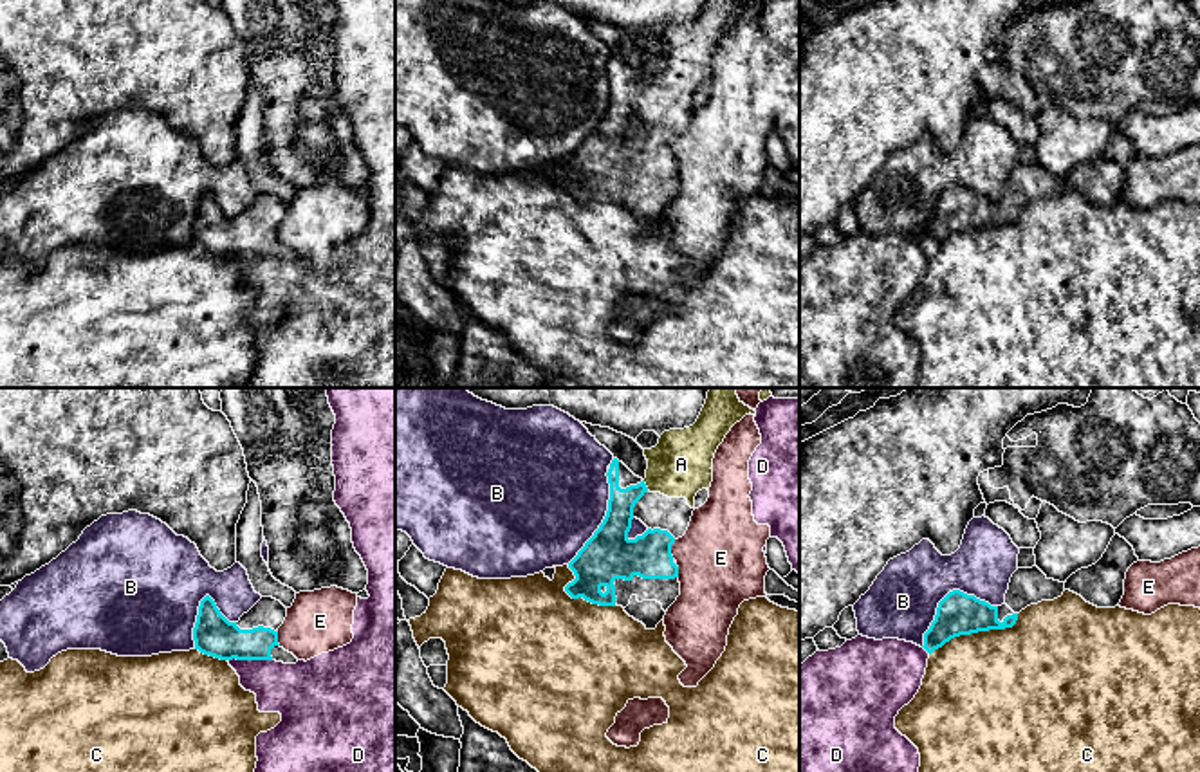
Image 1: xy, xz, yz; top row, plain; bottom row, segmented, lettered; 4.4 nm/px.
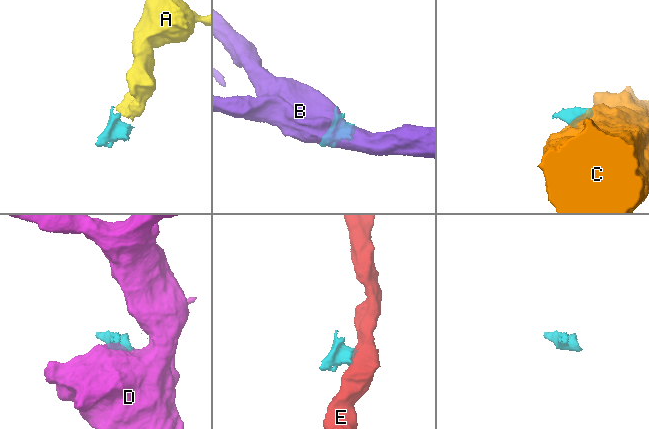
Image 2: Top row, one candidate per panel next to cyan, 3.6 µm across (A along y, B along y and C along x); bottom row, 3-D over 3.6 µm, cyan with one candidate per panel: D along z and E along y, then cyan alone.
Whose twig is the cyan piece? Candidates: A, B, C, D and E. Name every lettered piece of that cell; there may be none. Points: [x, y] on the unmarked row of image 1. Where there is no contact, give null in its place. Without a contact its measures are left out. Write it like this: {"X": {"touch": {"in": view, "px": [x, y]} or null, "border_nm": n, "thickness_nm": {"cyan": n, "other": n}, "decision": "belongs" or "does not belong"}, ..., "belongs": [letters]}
{"A": {"touch": {"in": "xz", "px": [645, 82]}, "border_nm": 50, "thickness_nm": {"cyan": 130, "other": 280}, "decision": "belongs"}, "B": {"touch": {"in": "yz", "px": [946, 192]}, "border_nm": 400, "thickness_nm": {"cyan": 190, "other": 320}, "decision": "does not belong"}, "C": {"touch": {"in": "yz", "px": [977, 228]}, "border_nm": 440, "thickness_nm": {"cyan": 190, "other": 500}, "decision": "does not belong"}, "D": {"touch": {"in": "xy", "px": [249, 255]}, "border_nm": 200, "thickness_nm": {"cyan": 180, "other": 240}, "decision": "does not belong"}, "E": {"touch": {"in": "xz", "px": [670, 145]}, "border_nm": 90, "thickness_nm": {"cyan": 200, "other": 380}, "decision": "does not belong"}, "belongs": ["A"]}

